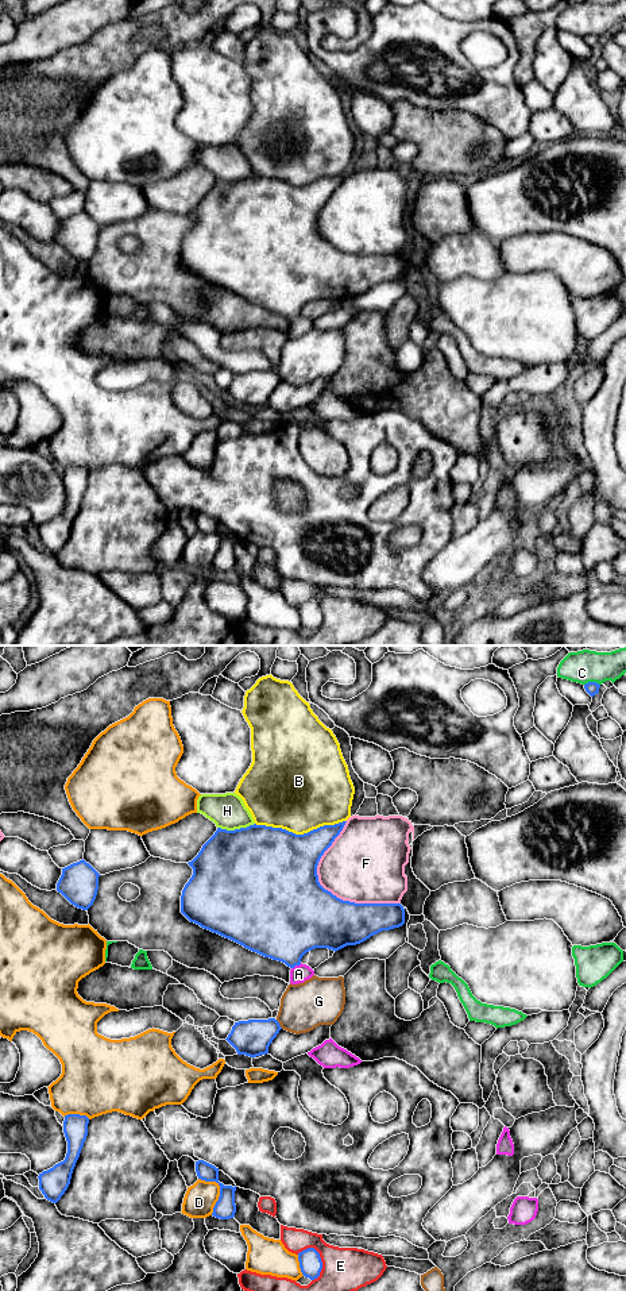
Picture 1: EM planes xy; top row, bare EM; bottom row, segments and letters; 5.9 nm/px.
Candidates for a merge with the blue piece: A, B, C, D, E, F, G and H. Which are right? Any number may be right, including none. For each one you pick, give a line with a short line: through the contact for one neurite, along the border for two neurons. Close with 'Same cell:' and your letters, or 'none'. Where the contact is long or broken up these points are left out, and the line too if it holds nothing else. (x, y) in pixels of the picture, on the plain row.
A: line xy (285, 276), (285, 286), (296, 316), (298, 326)
Same cell: A

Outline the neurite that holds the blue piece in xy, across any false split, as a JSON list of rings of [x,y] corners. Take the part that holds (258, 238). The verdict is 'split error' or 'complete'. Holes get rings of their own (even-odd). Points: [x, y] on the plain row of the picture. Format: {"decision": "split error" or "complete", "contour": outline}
{"decision": "split error", "contour": [[[345,174],[324,177],[304,186],[256,176],[235,182],[217,180],[198,207],[188,215],[193,220],[193,227],[182,242],[181,265],[204,281],[264,309],[285,315],[291,320],[290,335],[304,335],[314,327],[309,317],[301,315],[306,304],[314,300],[328,300],[336,304],[347,297],[360,296],[382,282],[399,280],[405,275],[405,261],[401,255],[343,253],[320,236],[318,213],[340,186]]]}

